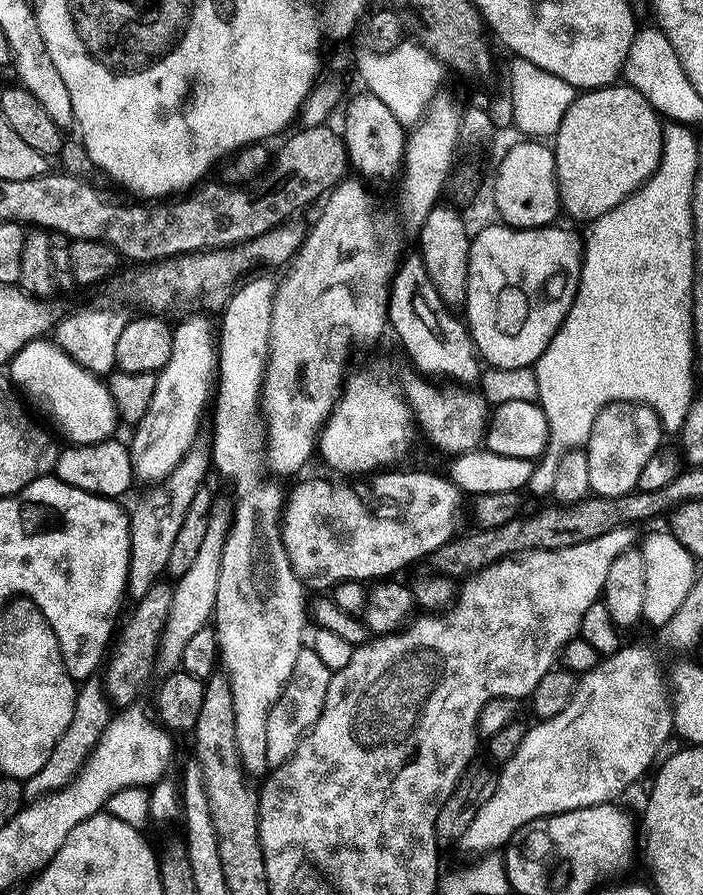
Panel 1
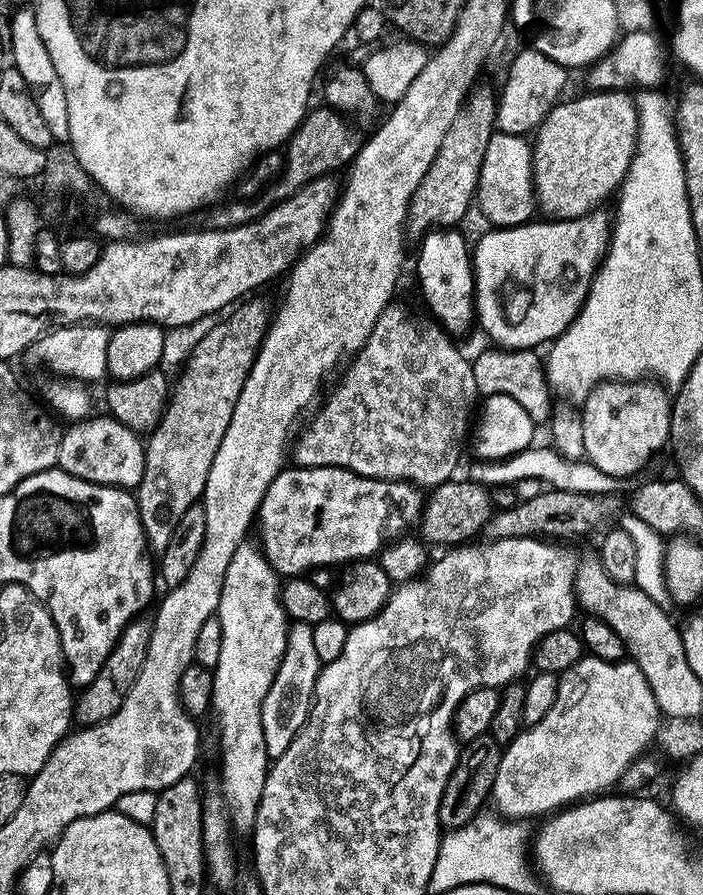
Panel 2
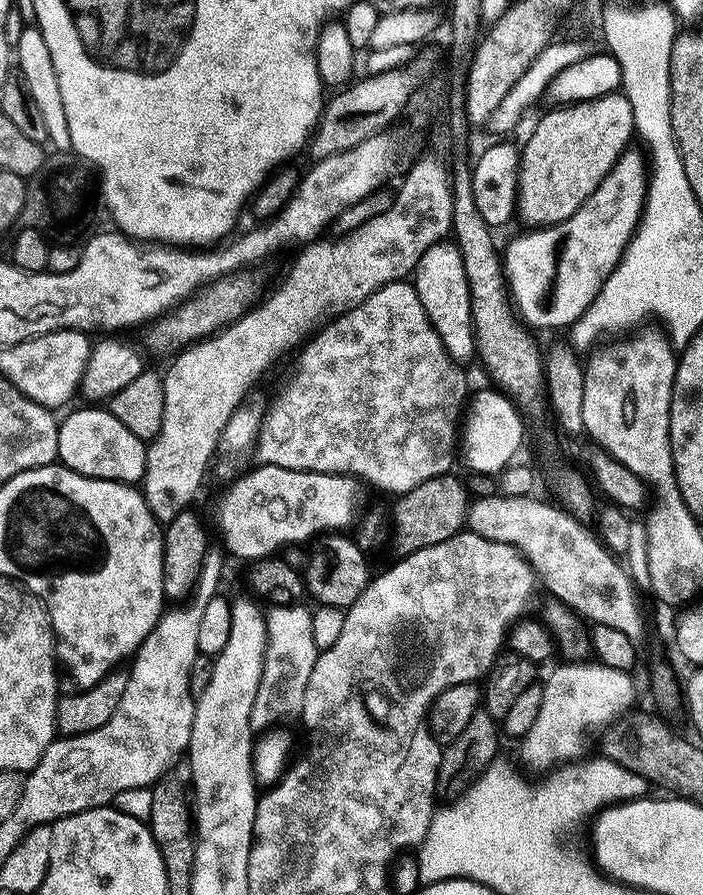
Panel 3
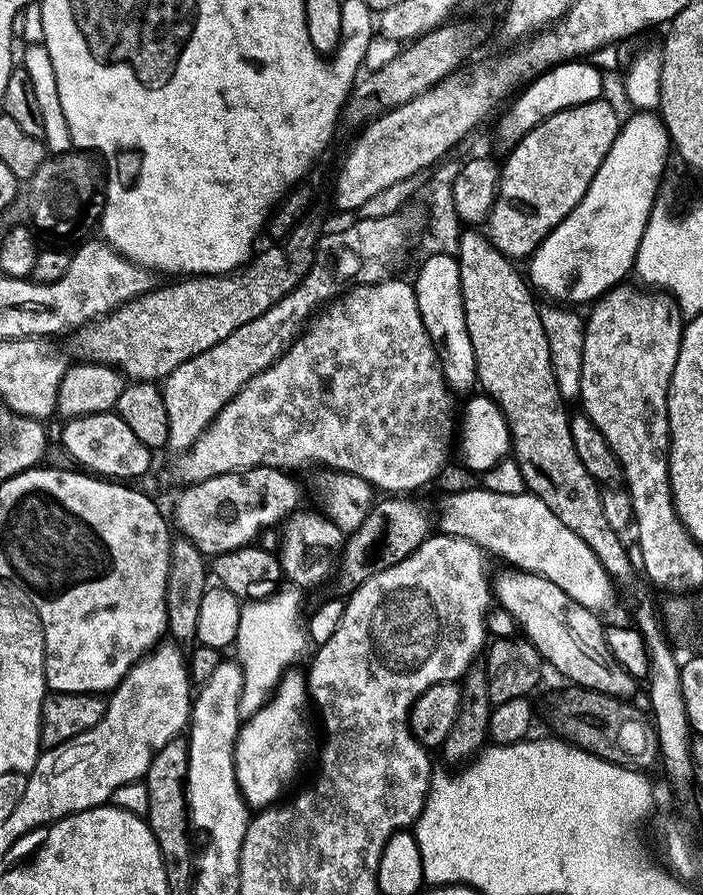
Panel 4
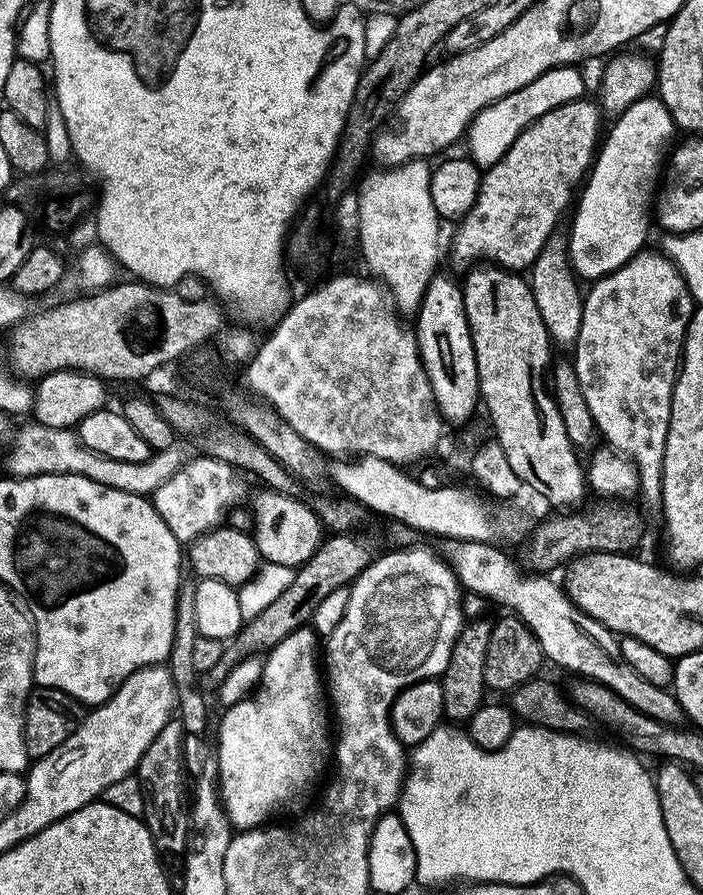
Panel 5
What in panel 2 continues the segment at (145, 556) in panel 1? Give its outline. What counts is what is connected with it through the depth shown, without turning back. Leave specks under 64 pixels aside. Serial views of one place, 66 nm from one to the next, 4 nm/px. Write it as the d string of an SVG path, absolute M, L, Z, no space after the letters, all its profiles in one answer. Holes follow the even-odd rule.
M260 298L241 303L229 320L210 329L197 342L180 386L177 390L175 387L164 421L147 441L148 465L135 497L148 546L153 553L161 554L166 550L186 512L203 501L214 458L218 458L238 398L274 319L270 308L268 312L267 302L256 299Z

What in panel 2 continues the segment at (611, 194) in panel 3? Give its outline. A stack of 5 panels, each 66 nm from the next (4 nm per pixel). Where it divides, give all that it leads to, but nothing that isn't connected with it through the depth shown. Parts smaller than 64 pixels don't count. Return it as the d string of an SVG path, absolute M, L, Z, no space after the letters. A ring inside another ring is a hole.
M597 210L590 216L583 216L580 220L562 220L559 222L533 222L524 224L520 228L501 228L499 230L488 230L488 233L480 240L480 245L474 248L474 267L476 280L476 315L478 317L478 328L481 328L497 349L510 352L530 352L540 350L545 346L551 345L560 339L562 334L566 334L568 327L574 323L580 312L584 309L584 303L588 300L588 295L592 289L592 280L596 276L596 271L604 263L604 258L608 254L608 245L612 243L612 230L614 227L613 217L607 216L607 211Z

